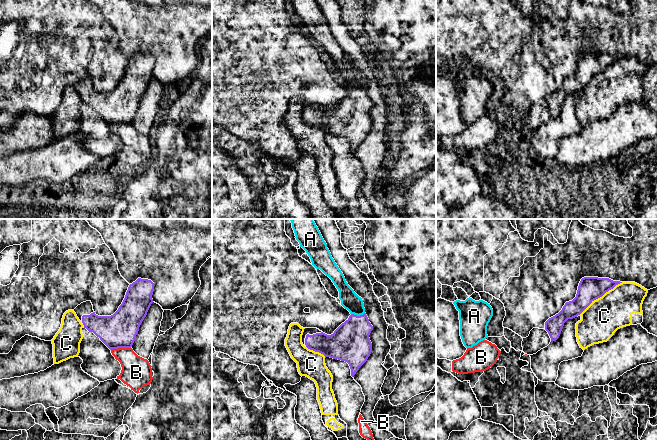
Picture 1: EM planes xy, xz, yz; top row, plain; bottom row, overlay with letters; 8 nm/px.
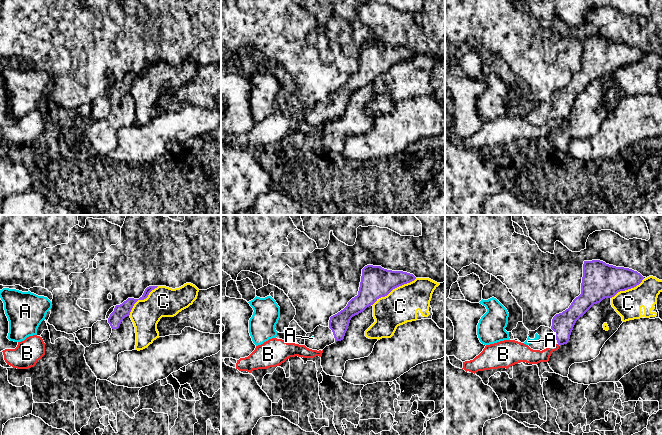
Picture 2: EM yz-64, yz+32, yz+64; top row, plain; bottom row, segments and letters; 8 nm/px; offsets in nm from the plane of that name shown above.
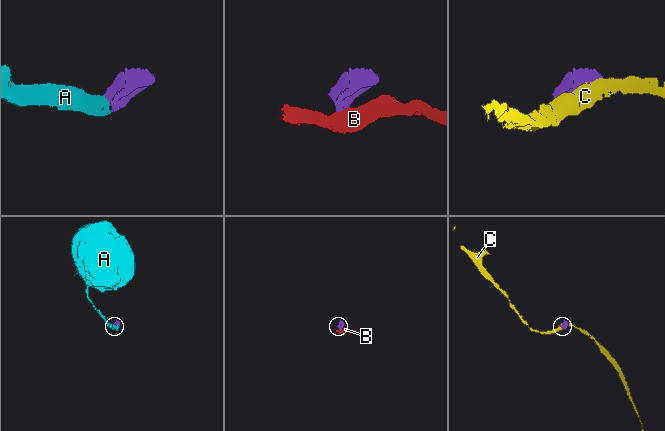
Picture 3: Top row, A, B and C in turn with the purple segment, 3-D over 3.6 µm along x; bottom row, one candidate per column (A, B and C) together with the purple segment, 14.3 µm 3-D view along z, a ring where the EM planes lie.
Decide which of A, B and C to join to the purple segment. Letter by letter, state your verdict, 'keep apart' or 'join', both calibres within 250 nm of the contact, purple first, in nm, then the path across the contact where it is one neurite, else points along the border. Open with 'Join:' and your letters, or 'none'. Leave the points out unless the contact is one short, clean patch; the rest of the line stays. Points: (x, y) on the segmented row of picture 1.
Join: A
A: join; 320 nm thick on the purple side, 150 nm on the other; runs through xz (350, 342), (356, 330), (356, 315), (356, 307), (350, 300)
B: keep apart; 280 nm thick on the purple side, 240 nm on the other; border along xy (130, 347), (118, 347), (111, 350)
C: keep apart; 190 nm thick on the purple side, 300 nm on the other

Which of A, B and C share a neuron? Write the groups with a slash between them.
A / B / C

